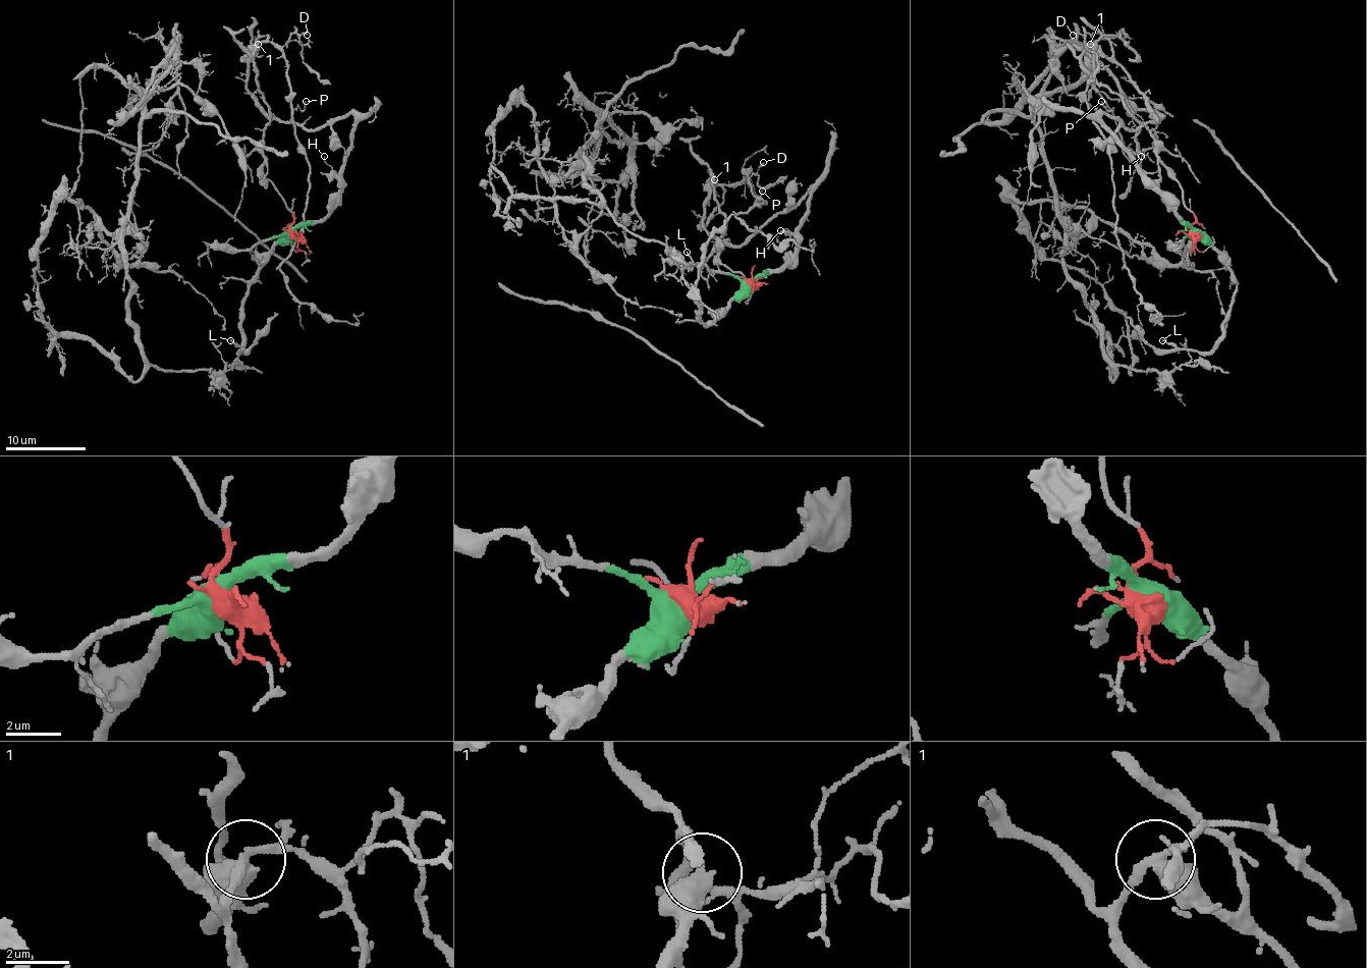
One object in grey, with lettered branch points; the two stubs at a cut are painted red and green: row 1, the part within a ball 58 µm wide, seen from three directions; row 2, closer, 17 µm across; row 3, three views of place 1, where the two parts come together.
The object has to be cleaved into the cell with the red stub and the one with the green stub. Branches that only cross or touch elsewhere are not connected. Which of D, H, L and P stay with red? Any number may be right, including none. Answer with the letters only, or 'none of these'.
D, P

